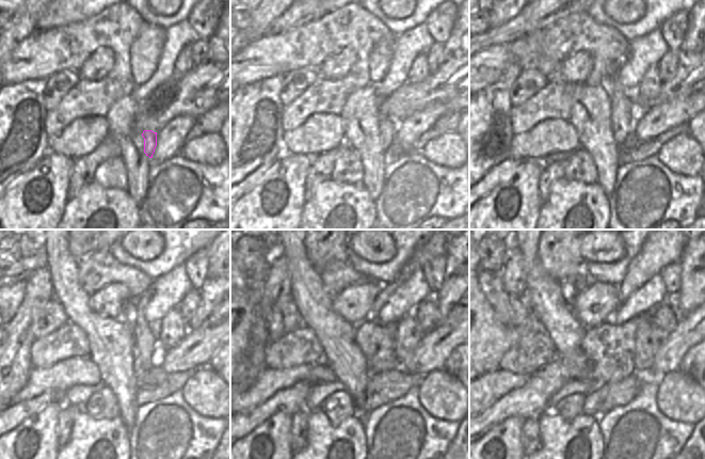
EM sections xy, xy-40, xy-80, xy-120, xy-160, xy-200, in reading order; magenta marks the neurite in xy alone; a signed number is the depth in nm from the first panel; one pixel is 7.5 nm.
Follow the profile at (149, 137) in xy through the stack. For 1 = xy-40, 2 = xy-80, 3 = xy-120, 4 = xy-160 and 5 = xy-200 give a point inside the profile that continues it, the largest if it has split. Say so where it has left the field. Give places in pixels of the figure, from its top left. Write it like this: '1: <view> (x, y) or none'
1: xy-40 (386, 127)
2: xy-80 (623, 113)
3: xy-120 (146, 350)
4: xy-160 (426, 251)
5: xy-200 (658, 251)

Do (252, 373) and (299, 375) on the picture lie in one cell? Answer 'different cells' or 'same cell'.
different cells

